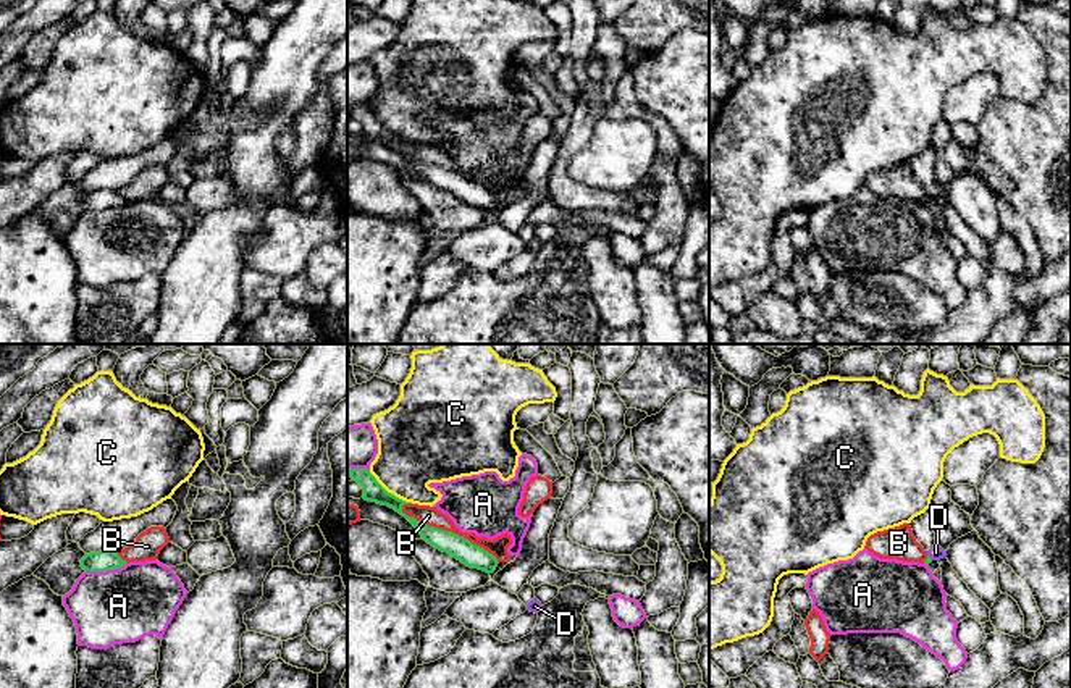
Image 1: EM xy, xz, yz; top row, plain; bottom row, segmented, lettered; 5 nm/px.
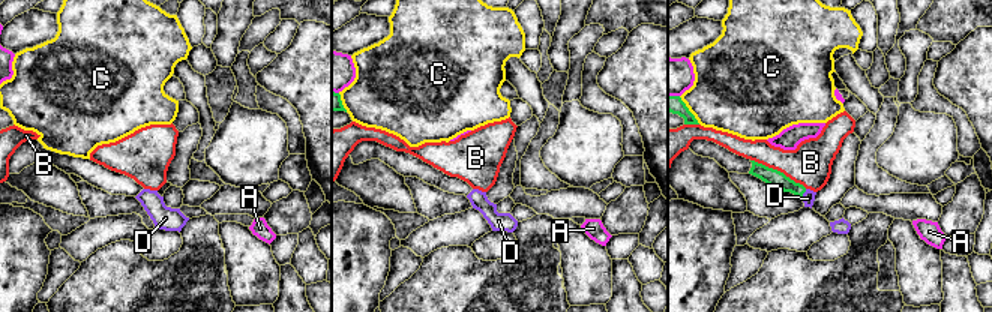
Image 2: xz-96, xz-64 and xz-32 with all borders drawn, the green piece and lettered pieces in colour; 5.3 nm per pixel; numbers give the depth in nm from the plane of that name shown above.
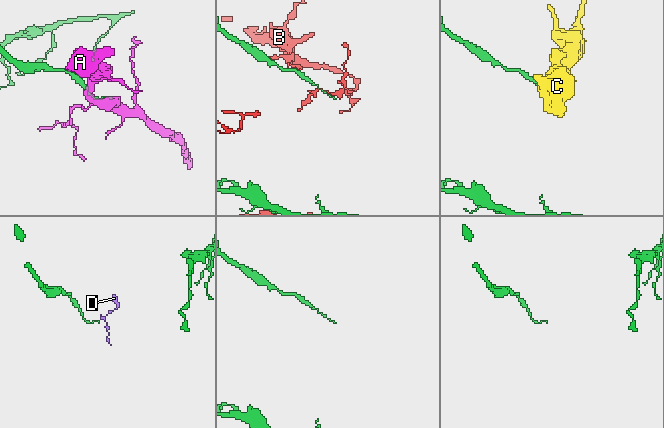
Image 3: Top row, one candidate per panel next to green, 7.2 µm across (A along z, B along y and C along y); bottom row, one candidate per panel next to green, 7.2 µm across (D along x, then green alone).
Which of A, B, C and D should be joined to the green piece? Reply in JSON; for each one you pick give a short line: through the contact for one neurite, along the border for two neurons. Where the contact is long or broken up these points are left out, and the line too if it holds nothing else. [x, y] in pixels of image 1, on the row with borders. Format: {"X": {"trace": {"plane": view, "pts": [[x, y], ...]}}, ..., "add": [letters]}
{"D": {"trace": {"plane": "yz", "pts": [[928, 561], [929, 557], [936, 553]]}}, "add": ["D"]}

